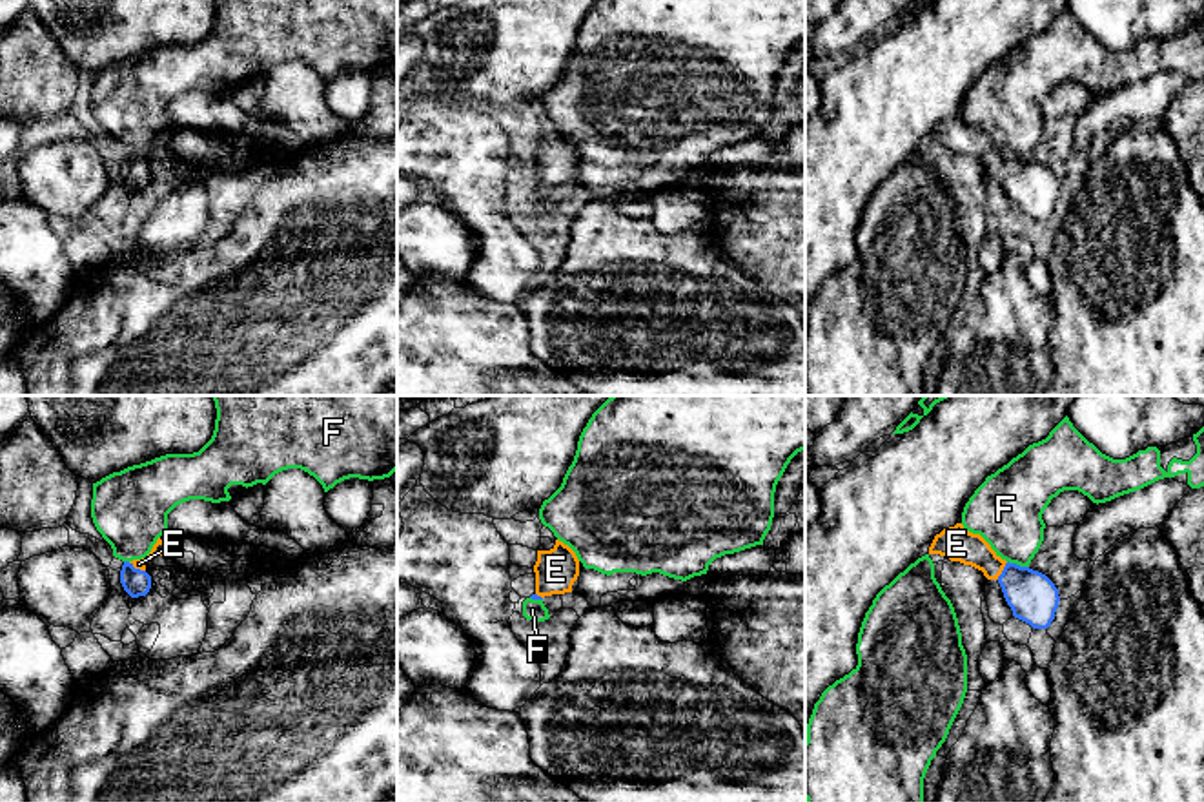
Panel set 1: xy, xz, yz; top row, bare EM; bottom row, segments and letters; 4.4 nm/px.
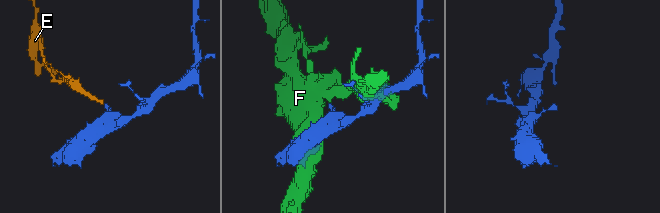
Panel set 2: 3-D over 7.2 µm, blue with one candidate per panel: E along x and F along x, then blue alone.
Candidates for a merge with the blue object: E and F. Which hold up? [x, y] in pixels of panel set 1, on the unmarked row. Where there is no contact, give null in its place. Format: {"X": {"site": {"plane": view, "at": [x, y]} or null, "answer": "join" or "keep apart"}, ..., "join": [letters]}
{"E": {"site": {"plane": "yz", "at": [1002, 163]}, "answer": "join"}, "F": {"site": {"plane": "yz", "at": [1019, 157]}, "answer": "keep apart"}, "join": ["E"]}

